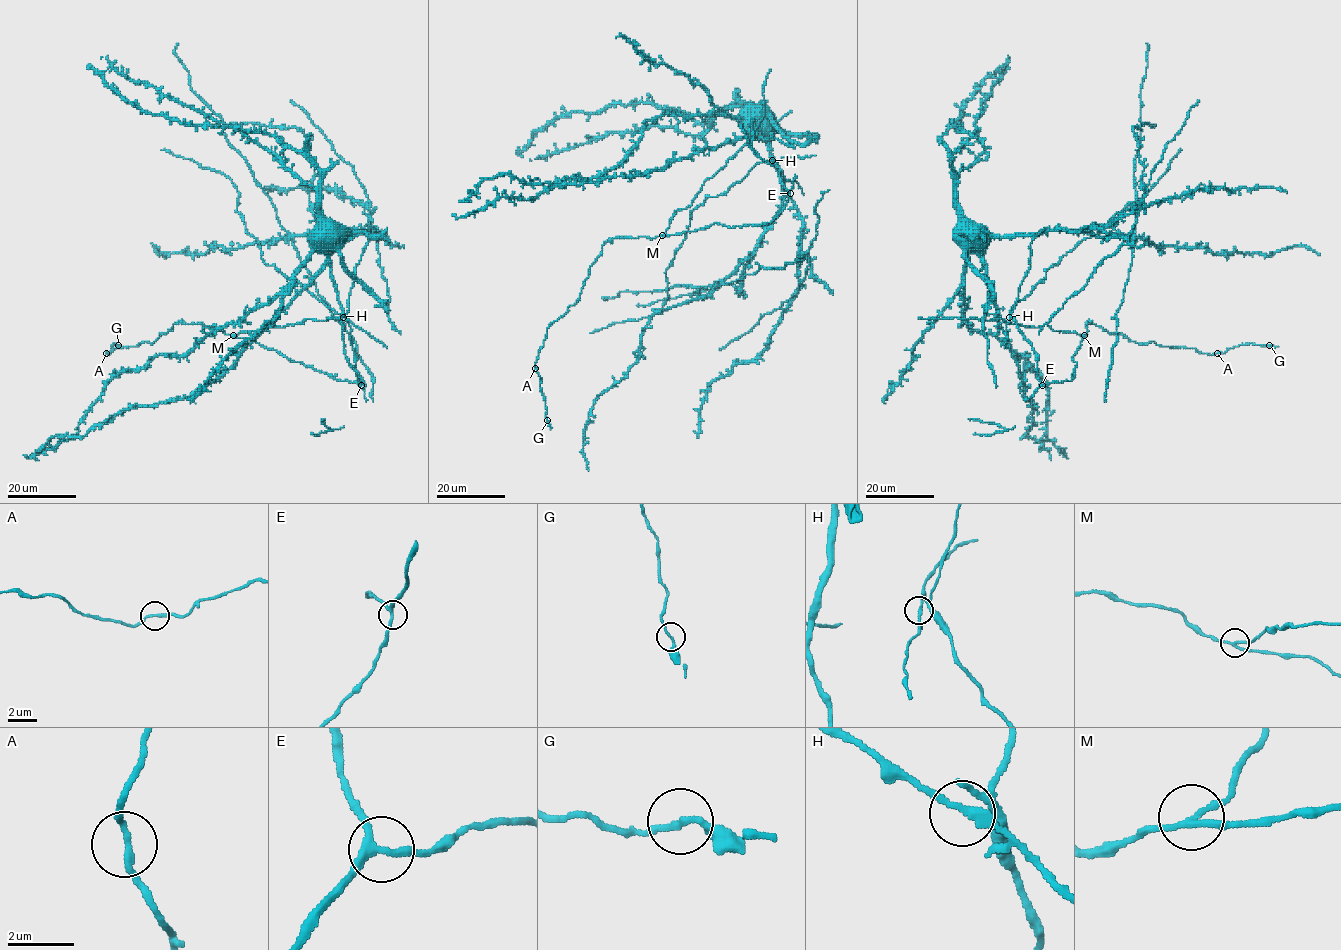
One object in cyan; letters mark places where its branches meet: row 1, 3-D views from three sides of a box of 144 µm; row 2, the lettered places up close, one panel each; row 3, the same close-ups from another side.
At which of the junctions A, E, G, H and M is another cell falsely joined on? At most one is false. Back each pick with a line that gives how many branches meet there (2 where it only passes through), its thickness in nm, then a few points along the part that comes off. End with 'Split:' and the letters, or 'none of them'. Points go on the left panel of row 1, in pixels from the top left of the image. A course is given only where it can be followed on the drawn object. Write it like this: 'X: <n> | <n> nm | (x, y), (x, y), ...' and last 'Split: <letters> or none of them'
M: 3 | 190 nm | (233, 335), (259, 331), (265, 324), (284, 327), (309, 318), (341, 317)
Split: M

